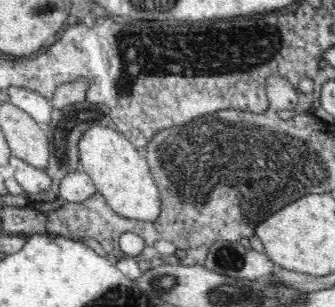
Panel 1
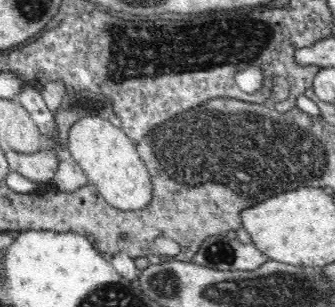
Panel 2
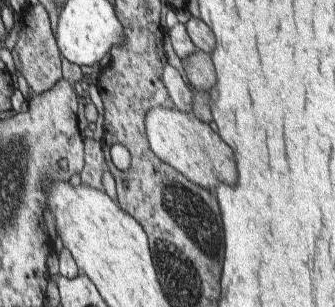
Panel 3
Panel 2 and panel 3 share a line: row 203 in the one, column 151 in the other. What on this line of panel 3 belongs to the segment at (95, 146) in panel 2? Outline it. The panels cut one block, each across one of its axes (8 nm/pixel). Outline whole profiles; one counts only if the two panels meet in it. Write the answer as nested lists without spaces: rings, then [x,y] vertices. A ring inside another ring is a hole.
[[[153,106],[145,114],[145,134],[153,154],[161,158],[165,164],[173,166],[193,184],[213,190],[217,182],[225,182],[225,184],[235,182],[235,164],[229,146],[193,112],[183,112],[179,110],[179,106],[175,108]]]

